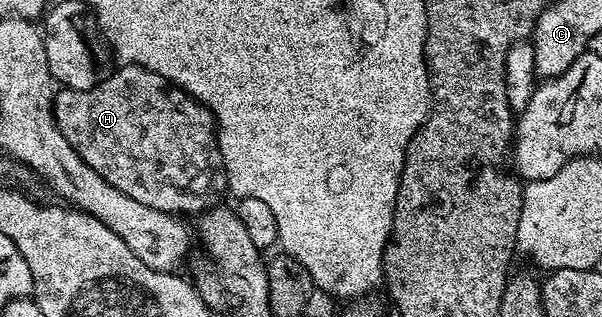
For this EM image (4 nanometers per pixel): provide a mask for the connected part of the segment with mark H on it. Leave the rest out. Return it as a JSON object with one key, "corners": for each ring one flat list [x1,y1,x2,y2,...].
{"corners":[[120,65,117,68,113,75,106,76,89,91,57,90,52,112,56,114,62,137,66,137,78,157,82,157,98,177,118,189,118,193,126,193,126,197,134,197,134,201,150,205,150,209,173,213,203,212,206,207,204,198,211,193,212,182,216,175,218,179,222,167,216,120,204,104,187,95,181,87,174,86,166,77,145,67]]}

